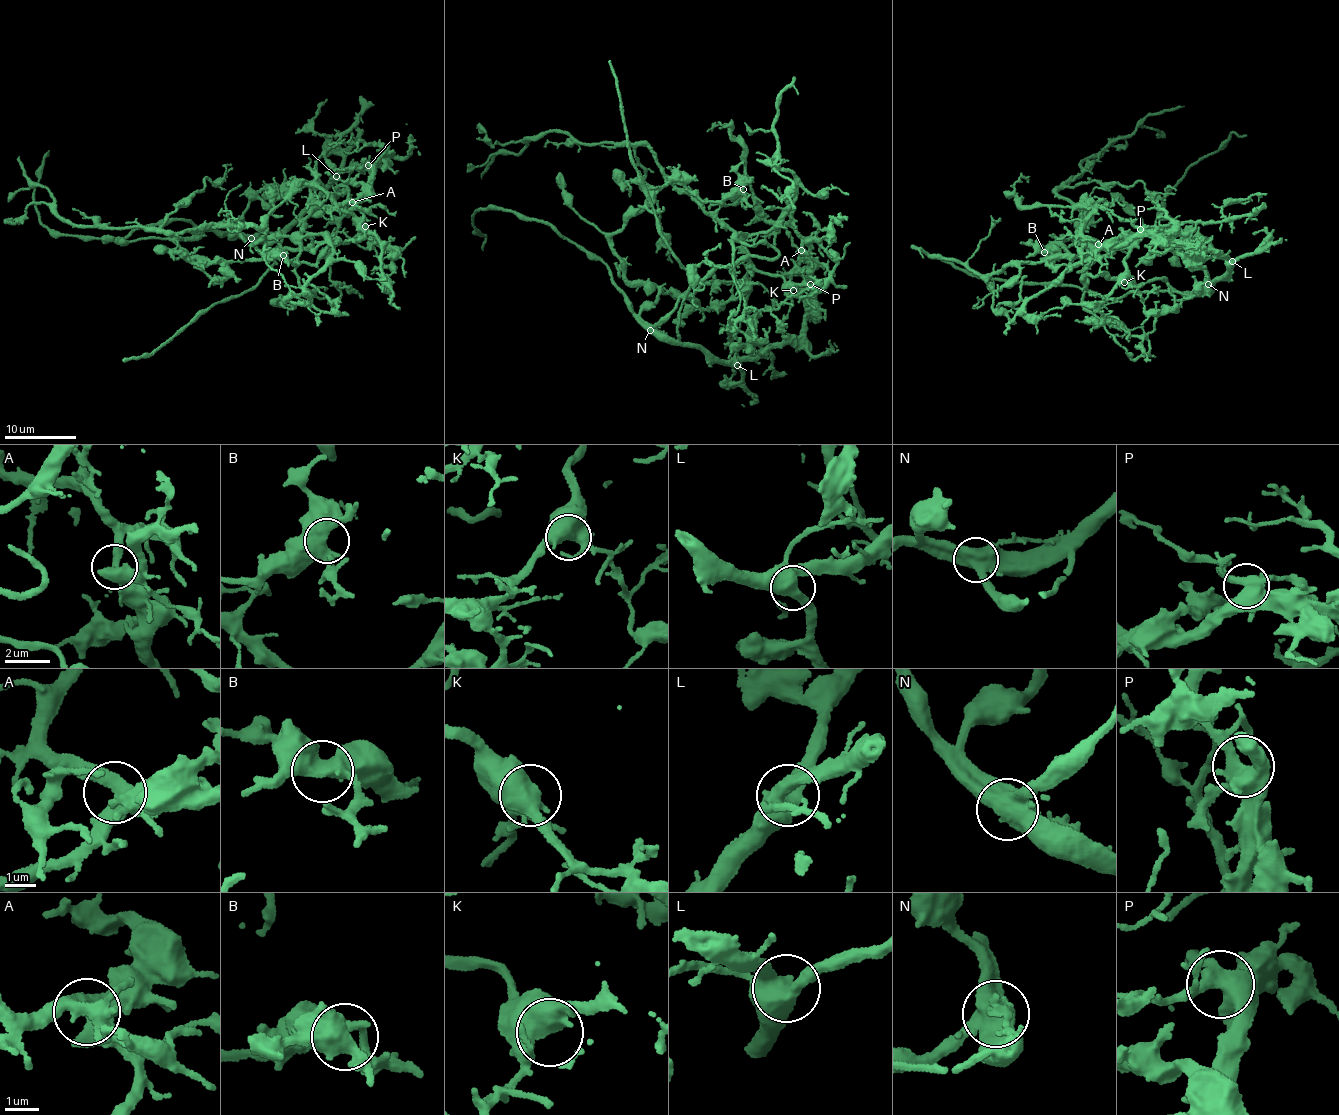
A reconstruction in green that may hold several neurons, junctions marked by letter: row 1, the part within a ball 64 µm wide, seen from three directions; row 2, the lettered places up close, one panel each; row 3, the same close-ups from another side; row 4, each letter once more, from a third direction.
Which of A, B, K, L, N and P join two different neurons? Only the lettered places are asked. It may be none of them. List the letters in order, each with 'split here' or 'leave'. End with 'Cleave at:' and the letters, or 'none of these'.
A: leave
B: leave
K: leave
L: leave
N: split here
P: leave
Cleave at: N

